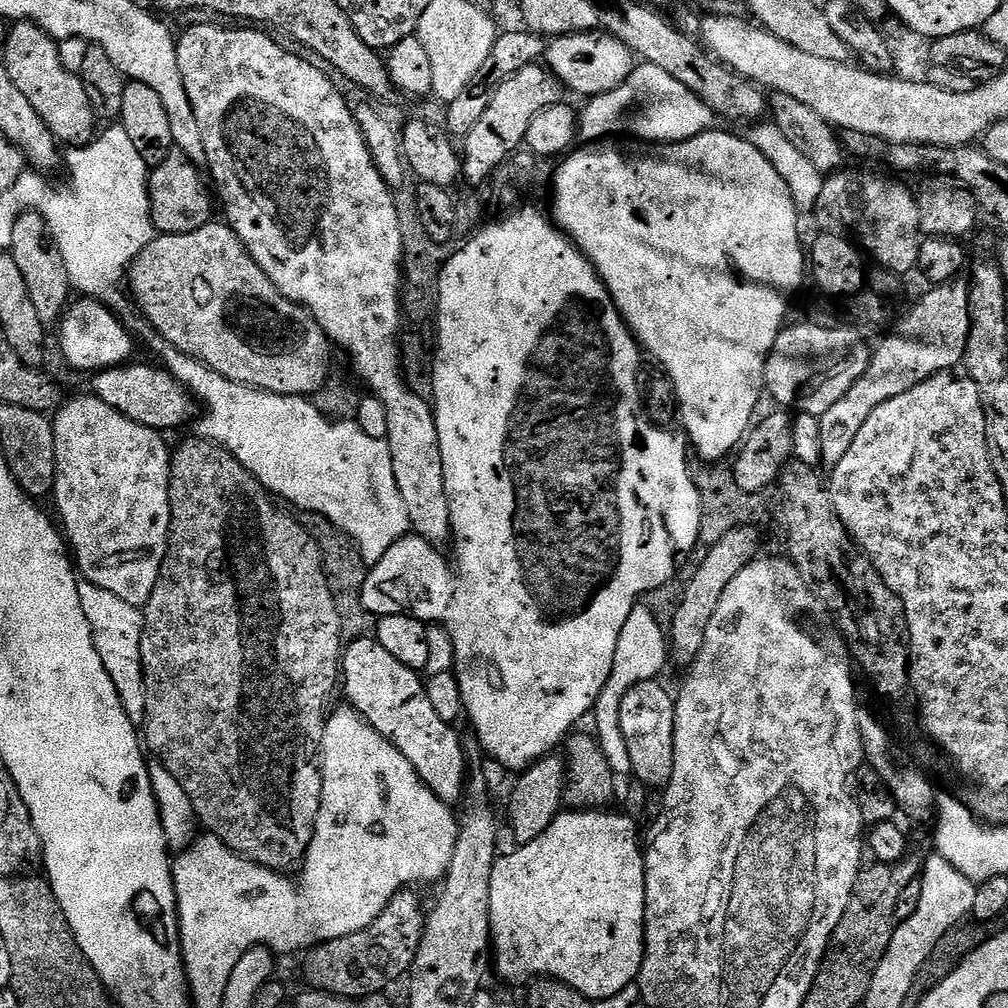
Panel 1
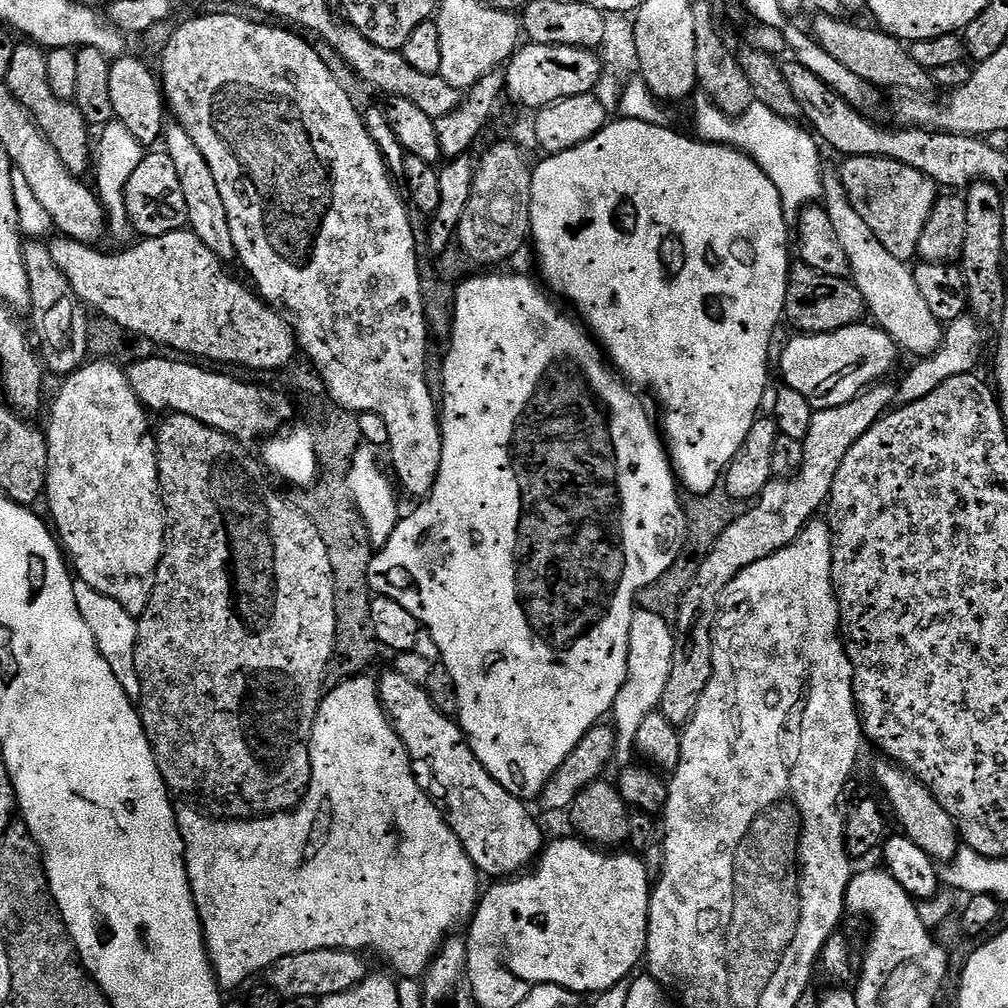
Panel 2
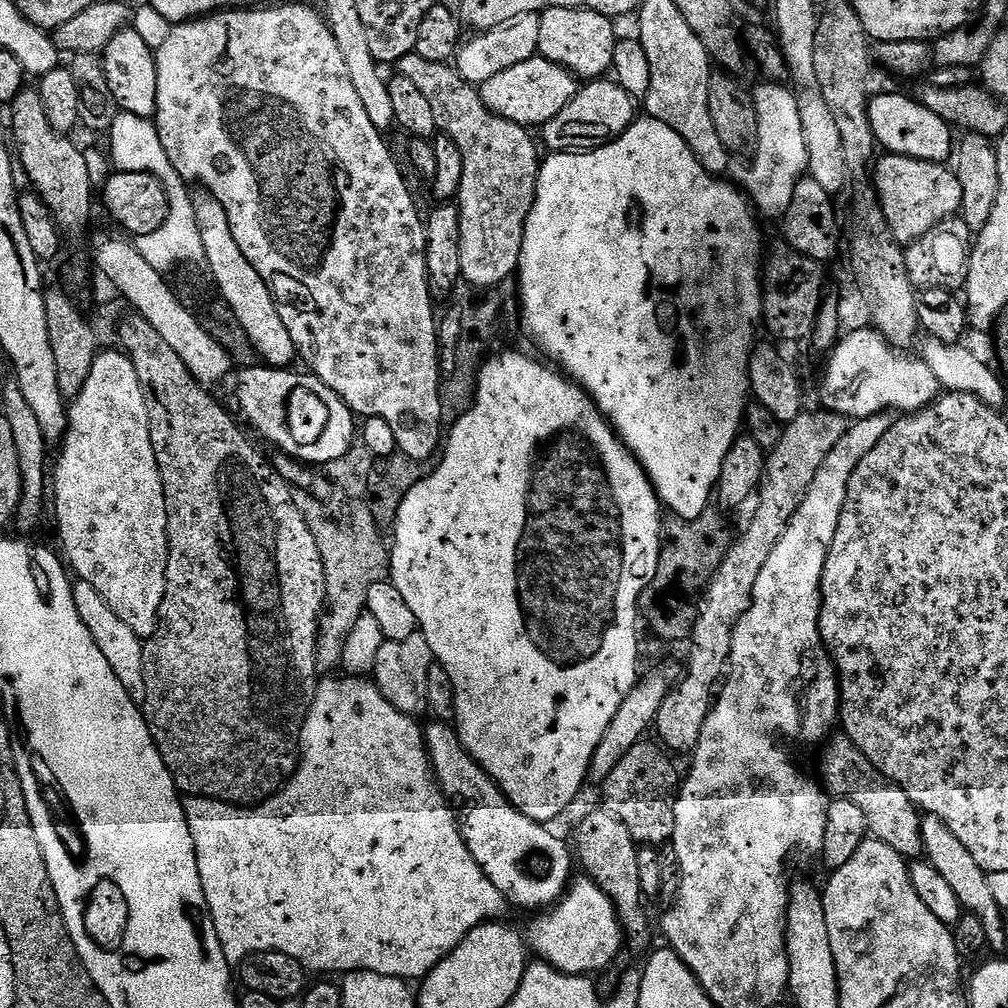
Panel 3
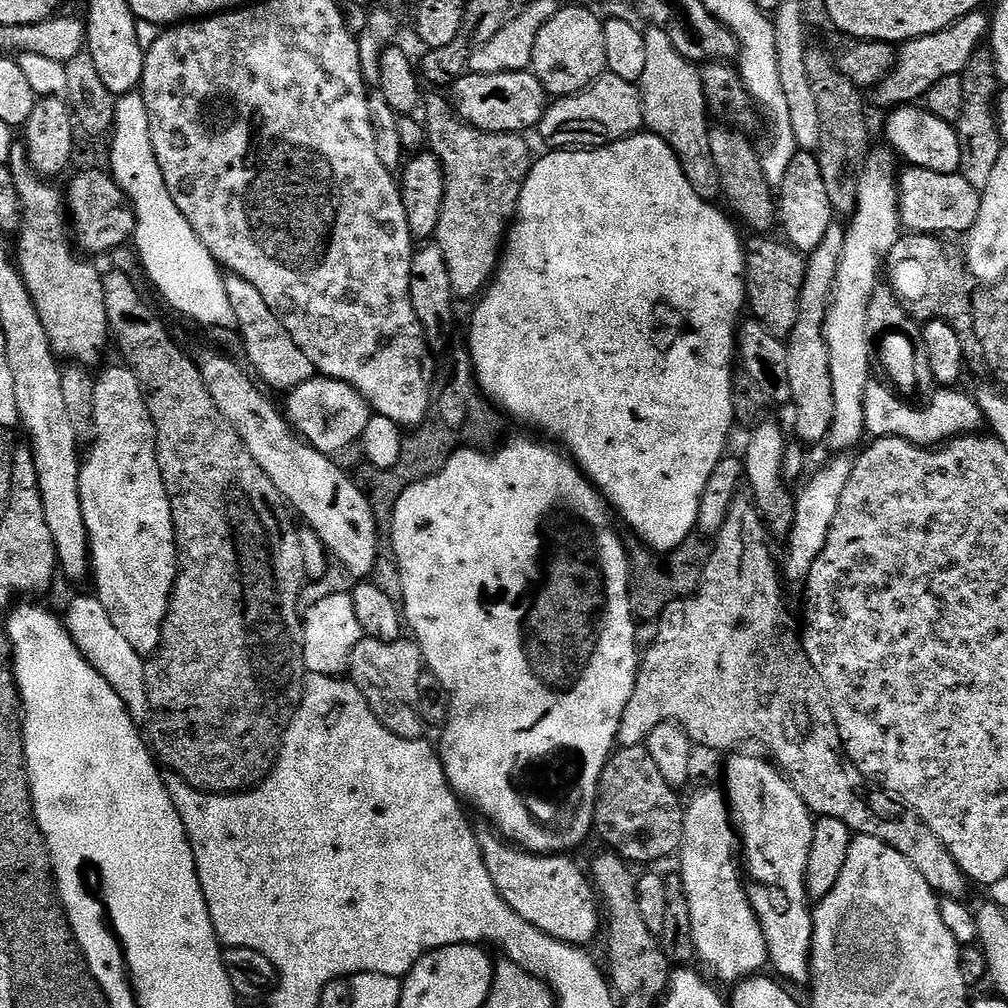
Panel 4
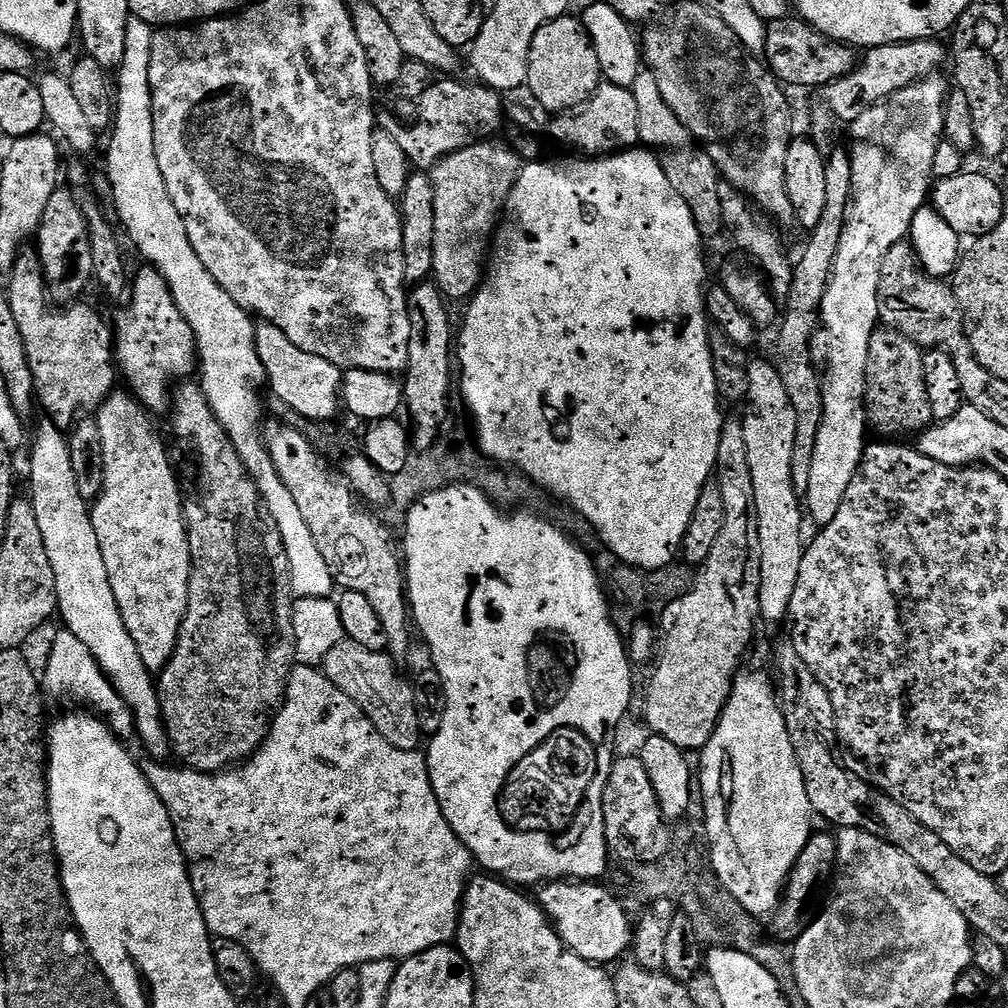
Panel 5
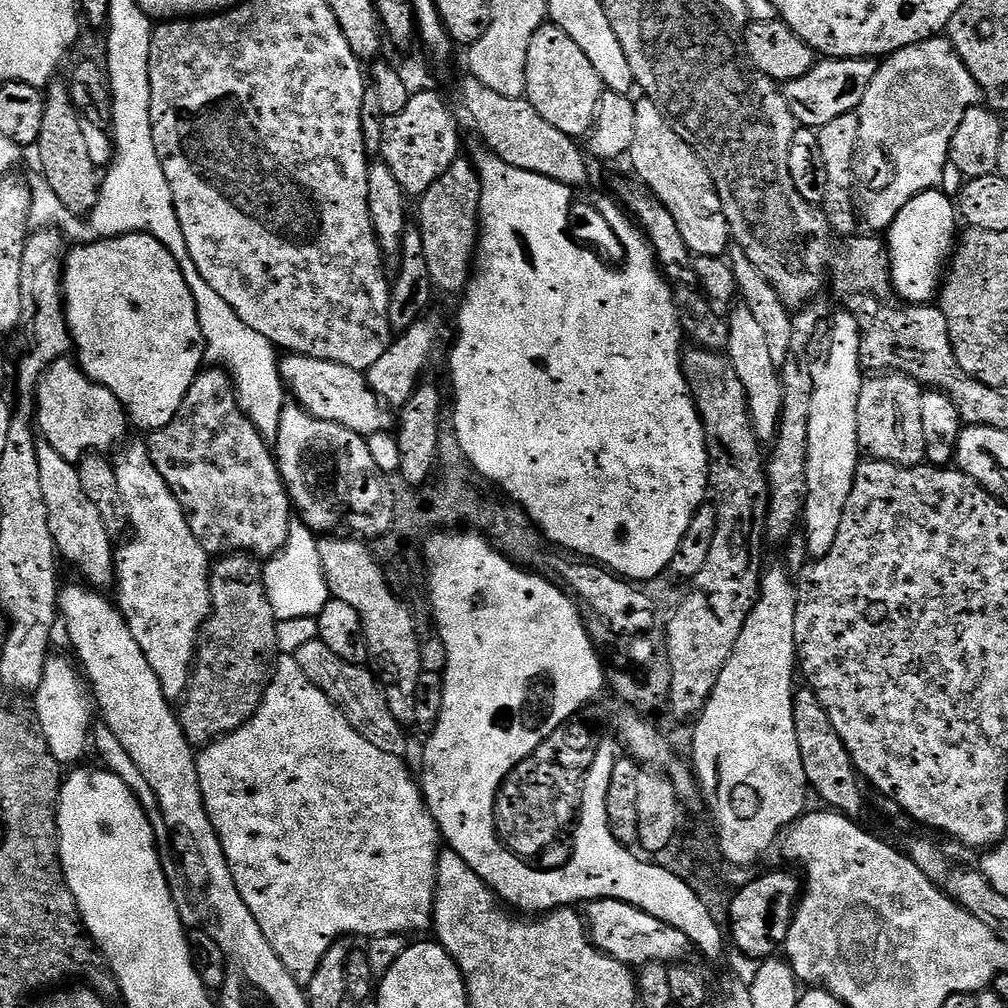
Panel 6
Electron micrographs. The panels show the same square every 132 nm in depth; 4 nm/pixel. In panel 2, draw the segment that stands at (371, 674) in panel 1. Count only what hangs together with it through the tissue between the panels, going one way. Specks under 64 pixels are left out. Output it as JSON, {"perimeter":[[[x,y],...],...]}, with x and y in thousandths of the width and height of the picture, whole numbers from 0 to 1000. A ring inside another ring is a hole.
{"perimeter":[[[386,665],[381,672],[376,672],[375,682],[380,705],[384,706],[385,713],[389,715],[393,727],[403,740],[405,751],[409,753],[409,766],[413,769],[413,775],[420,786],[429,791],[433,799],[438,799],[440,813],[444,814],[454,835],[458,835],[466,855],[470,855],[472,864],[481,870],[492,869],[488,871],[511,871],[517,868],[523,862],[520,860],[524,856],[525,860],[542,840],[540,825],[524,803],[527,801],[510,788],[503,786],[481,764],[478,756],[474,756],[470,744],[466,744],[464,734],[460,731],[460,725],[456,723],[455,717],[449,711],[435,705],[418,680],[407,676],[397,667]]]}

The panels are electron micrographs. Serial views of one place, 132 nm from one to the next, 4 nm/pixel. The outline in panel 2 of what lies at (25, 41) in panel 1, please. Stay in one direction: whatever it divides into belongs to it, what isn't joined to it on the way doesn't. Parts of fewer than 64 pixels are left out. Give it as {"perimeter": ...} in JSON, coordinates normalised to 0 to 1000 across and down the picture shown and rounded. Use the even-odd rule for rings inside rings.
{"perimeter":[[[31,42],[17,43],[6,82],[14,97],[18,97],[18,101],[22,101],[22,105],[32,114],[32,119],[42,129],[50,145],[54,145],[58,157],[65,161],[65,169],[69,169],[74,175],[86,176],[86,171],[88,174],[93,163],[93,139],[92,136],[91,139],[87,136],[89,125],[72,100],[63,99],[58,97],[58,93],[54,93],[46,70],[45,49]]]}

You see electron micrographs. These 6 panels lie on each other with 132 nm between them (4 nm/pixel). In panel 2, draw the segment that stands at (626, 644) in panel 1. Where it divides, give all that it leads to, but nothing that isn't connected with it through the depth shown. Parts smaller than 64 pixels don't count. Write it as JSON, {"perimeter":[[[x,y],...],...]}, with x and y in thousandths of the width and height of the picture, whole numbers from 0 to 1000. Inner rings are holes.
{"perimeter":[[[638,605],[627,608],[625,621],[625,641],[623,642],[623,672],[609,696],[605,707],[606,717],[611,727],[610,757],[623,760],[628,757],[627,748],[632,745],[631,733],[643,709],[650,707],[661,686],[661,677],[665,677],[665,661],[669,661],[671,633],[669,623],[664,616],[653,609]]]}

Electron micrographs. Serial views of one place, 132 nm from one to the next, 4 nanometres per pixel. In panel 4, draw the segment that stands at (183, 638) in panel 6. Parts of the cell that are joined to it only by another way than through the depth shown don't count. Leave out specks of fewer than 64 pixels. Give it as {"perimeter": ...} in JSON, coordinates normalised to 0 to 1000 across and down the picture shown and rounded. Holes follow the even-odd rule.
{"perimeter":[[[116,363],[105,366],[100,373],[96,372],[94,379],[93,436],[89,440],[91,445],[85,448],[79,461],[79,493],[87,531],[89,575],[95,578],[93,590],[100,595],[114,623],[133,641],[133,645],[137,645],[139,651],[146,653],[159,640],[171,584],[175,582],[175,527],[165,482],[157,466],[153,419],[137,383],[137,375],[133,375],[129,366]]]}

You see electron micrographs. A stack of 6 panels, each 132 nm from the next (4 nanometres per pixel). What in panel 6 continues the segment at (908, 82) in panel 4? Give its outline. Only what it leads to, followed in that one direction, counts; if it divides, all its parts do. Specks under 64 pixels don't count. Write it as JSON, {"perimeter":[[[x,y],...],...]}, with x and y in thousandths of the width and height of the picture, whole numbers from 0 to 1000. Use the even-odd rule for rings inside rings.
{"perimeter":[[[865,58],[811,59],[804,73],[796,73],[796,77],[788,77],[783,83],[777,84],[780,105],[784,105],[784,113],[788,113],[791,124],[813,129],[819,125],[819,121],[827,121],[827,117],[835,117],[835,113],[852,108],[855,97],[859,97],[859,89],[863,89],[863,81],[867,81],[870,66],[870,61]]]}

